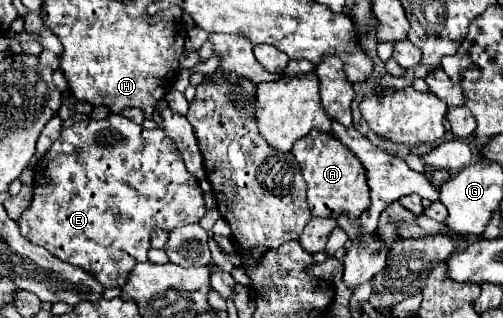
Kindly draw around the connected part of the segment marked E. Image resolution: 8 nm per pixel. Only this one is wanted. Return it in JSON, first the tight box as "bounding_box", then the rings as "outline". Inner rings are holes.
{"bounding_box":[18,115,206,289],"outline":[[[108,115],[106,119],[102,121],[94,121],[94,119],[88,119],[88,121],[80,121],[80,123],[74,123],[66,129],[62,129],[60,133],[60,139],[54,141],[54,145],[50,147],[50,151],[42,157],[42,161],[38,163],[36,171],[34,171],[34,197],[32,197],[32,203],[30,207],[20,215],[18,219],[18,227],[20,227],[20,233],[22,237],[26,237],[30,243],[34,245],[40,245],[44,249],[48,249],[54,257],[74,265],[74,267],[80,267],[84,269],[86,273],[90,273],[96,281],[100,281],[100,285],[104,289],[108,287],[122,287],[126,283],[126,277],[130,275],[132,267],[136,263],[142,263],[142,261],[148,261],[148,249],[150,249],[150,233],[154,229],[166,229],[166,231],[172,231],[174,227],[182,227],[182,225],[190,225],[190,223],[198,223],[206,213],[206,205],[204,205],[204,197],[202,197],[202,189],[198,187],[196,179],[188,173],[188,169],[184,167],[184,161],[182,161],[182,155],[180,151],[176,149],[174,141],[170,137],[166,137],[166,133],[162,129],[144,129],[142,125],[136,125],[132,123],[130,119],[122,117],[122,115]]]}

